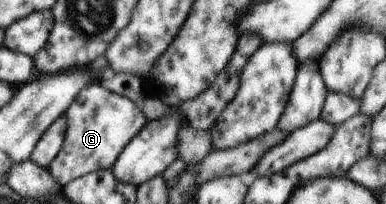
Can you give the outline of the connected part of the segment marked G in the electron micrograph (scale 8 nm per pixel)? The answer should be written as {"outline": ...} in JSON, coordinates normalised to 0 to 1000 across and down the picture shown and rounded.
{"outline":[[[225,407],[197,461],[174,539],[161,730],[127,799],[122,833],[158,907],[233,843],[285,828],[334,696],[381,598],[363,520],[332,480],[275,446],[256,407]]]}

